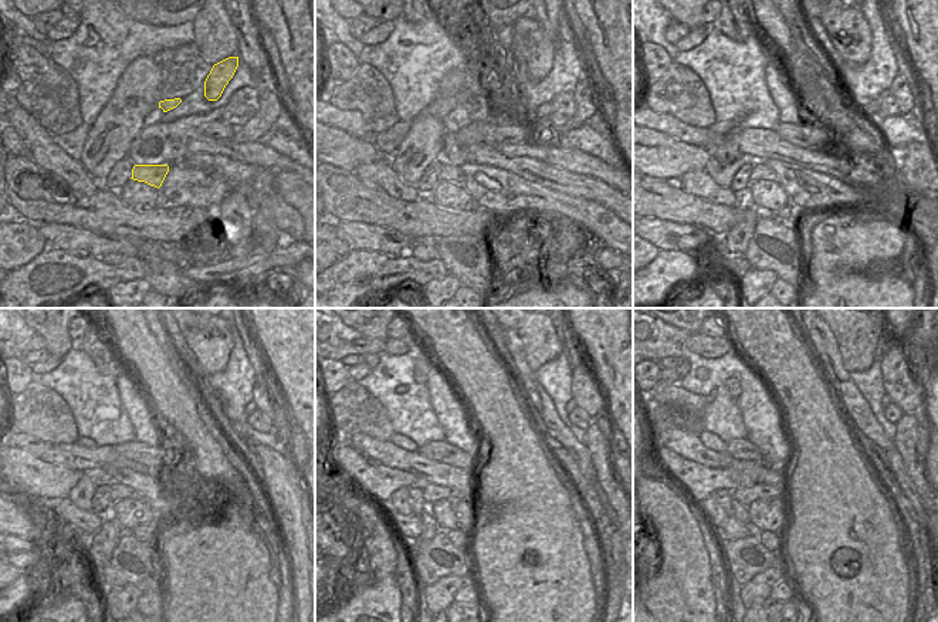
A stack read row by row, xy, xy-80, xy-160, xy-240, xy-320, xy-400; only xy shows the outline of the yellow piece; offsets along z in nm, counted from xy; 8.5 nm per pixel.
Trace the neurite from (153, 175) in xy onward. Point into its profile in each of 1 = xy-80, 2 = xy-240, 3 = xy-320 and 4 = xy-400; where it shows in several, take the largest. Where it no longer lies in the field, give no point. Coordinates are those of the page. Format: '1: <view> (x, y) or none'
1: xy-80 (451, 172)
2: xy-240 (117, 490)
3: xy-320 (433, 493)
4: xy-400 (745, 496)

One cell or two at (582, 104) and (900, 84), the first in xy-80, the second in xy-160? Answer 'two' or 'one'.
one

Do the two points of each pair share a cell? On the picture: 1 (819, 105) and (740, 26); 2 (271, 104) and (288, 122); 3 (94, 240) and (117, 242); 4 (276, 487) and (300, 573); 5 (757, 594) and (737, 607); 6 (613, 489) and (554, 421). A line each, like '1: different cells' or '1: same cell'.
1: different cells
2: different cells
3: same cell
4: same cell
5: different cells
6: different cells

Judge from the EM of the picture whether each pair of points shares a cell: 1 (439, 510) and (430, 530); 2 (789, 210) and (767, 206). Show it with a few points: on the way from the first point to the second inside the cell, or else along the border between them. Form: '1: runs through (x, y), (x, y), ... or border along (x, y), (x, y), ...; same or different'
1: border along (429, 509), (439, 531); different
2: border along (789, 198), (772, 215); different

